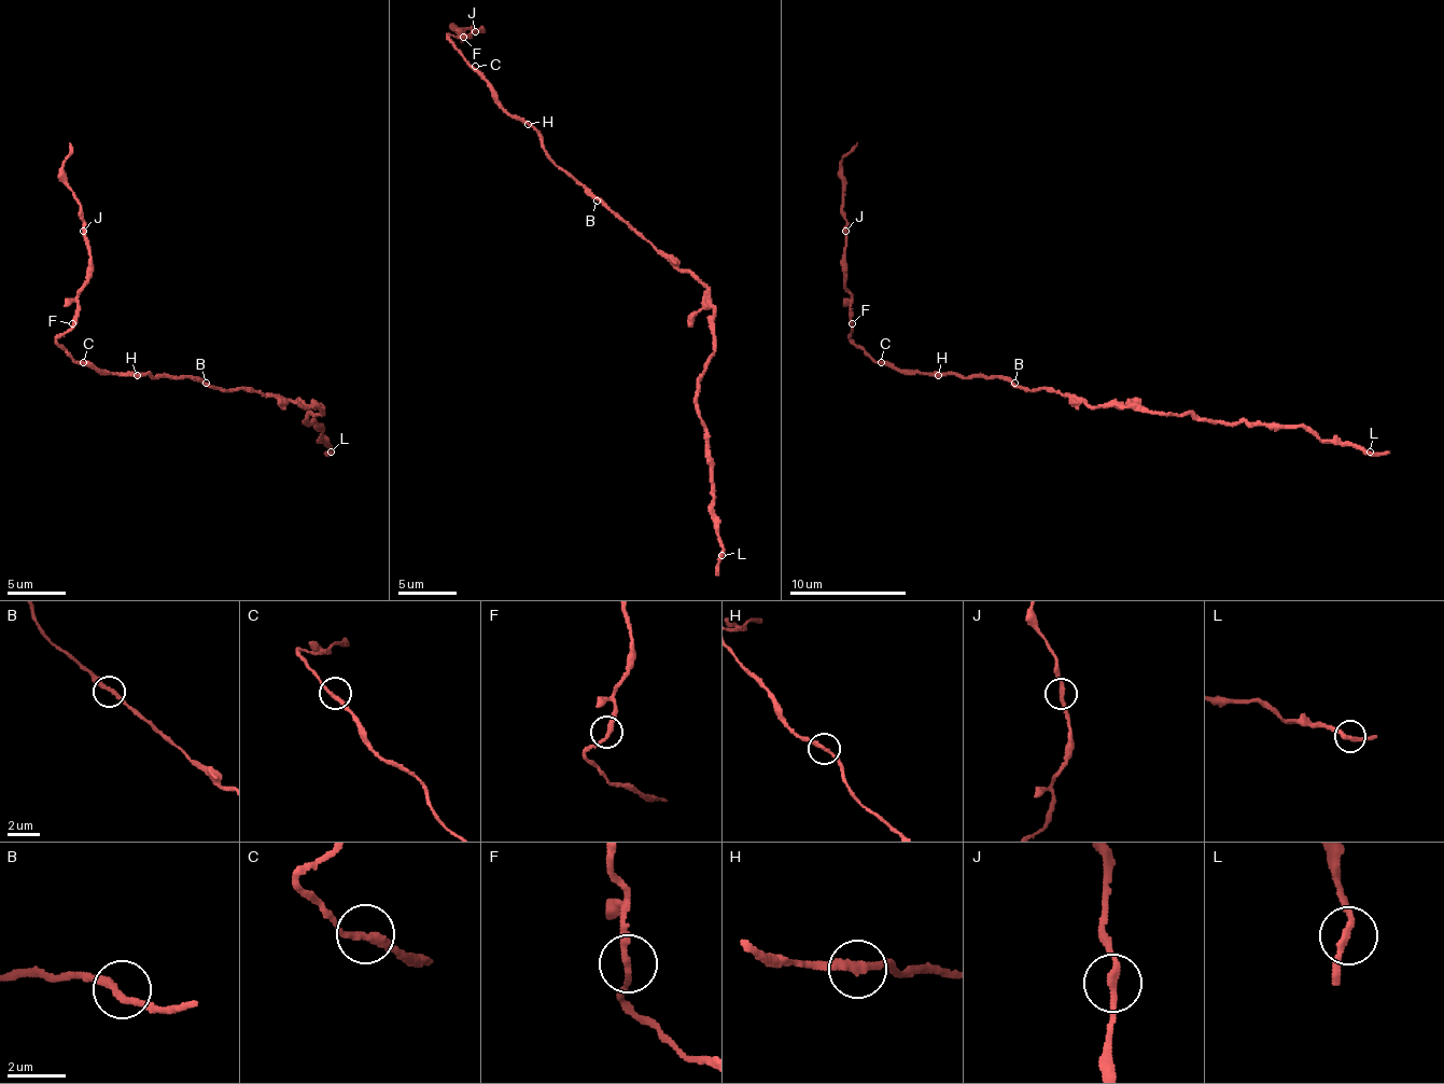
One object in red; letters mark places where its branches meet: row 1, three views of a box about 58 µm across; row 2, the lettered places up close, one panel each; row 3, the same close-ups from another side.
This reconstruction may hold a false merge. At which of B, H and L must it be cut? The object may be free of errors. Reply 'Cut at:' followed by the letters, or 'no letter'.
Cut at: no letter

